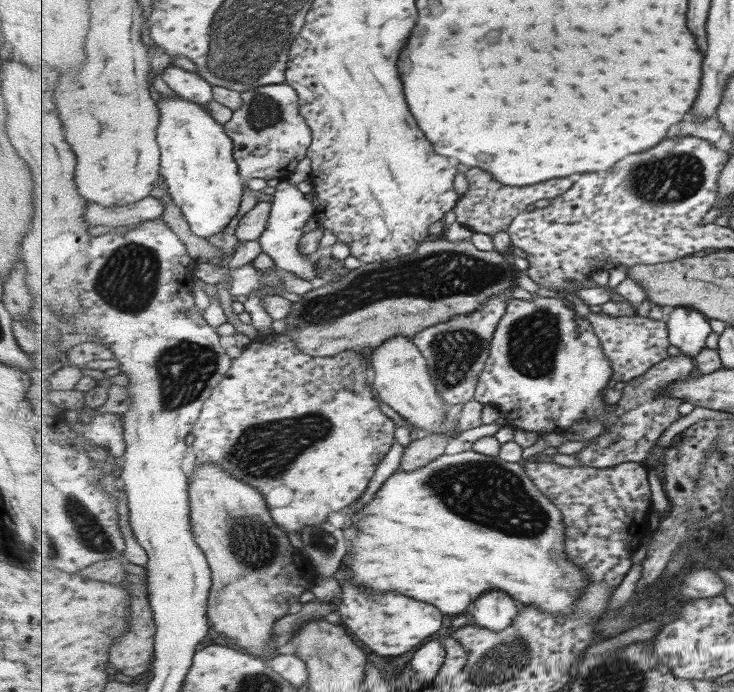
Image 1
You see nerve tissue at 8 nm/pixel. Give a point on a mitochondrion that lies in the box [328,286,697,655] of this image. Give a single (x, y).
(492, 493)

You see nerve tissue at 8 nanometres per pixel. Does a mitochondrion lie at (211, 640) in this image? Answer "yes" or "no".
no

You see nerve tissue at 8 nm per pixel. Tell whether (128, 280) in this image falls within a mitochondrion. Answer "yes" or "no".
yes

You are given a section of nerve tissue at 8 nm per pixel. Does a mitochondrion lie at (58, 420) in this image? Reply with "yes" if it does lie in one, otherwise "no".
no

